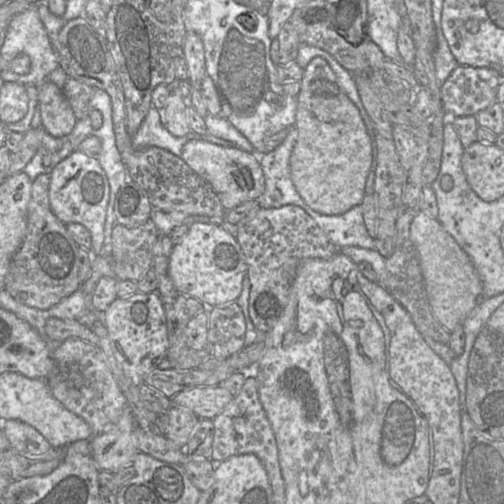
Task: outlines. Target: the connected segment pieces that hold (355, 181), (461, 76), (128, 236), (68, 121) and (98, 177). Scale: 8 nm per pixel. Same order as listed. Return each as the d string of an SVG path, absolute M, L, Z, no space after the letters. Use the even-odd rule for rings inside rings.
M314 57L310 60L308 65L303 69L303 76L300 83L300 91L296 97L297 109L294 127L297 130L297 138L290 156L290 174L291 179L295 185L297 192L303 199L306 205L312 210L324 215L340 215L355 206L361 205L365 195L372 194L374 189L374 143L372 136L368 132L366 125L359 113L357 107L345 94L340 86L335 73L330 68L329 64L321 57Z
M458 65L440 84L441 108L450 117L474 116L496 103L502 80L492 69Z
M151 219L136 228L120 224L111 232L110 259L117 280L137 282L151 268L159 231Z
M48 80L43 81L41 84L33 85L36 85L38 90L38 105L42 127L53 137L63 137L71 133L77 122L77 118L62 89Z
M75 150L68 157L58 163L52 169L49 176L49 203L51 210L64 224L79 223L85 226L90 232L92 239L92 248L90 253L93 256L100 254L104 244L104 225L109 202L110 187L107 176L100 166L97 158L88 156L79 150Z

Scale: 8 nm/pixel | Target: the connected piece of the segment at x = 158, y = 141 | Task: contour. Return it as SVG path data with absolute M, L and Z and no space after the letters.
M154 107L149 109L138 131L132 136L132 144L136 149L156 146L179 157L181 157L183 146L191 140L207 141L223 147L235 147L231 142L209 133L198 134L190 131L182 137L174 136L166 129L158 109Z

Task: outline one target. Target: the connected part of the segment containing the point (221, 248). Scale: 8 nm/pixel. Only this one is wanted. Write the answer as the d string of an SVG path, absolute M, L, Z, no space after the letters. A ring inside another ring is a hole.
M192 223L186 236L173 246L169 257L169 276L177 291L199 300L203 305L218 307L235 302L241 294L246 275L247 264L243 251L235 236L220 223Z

